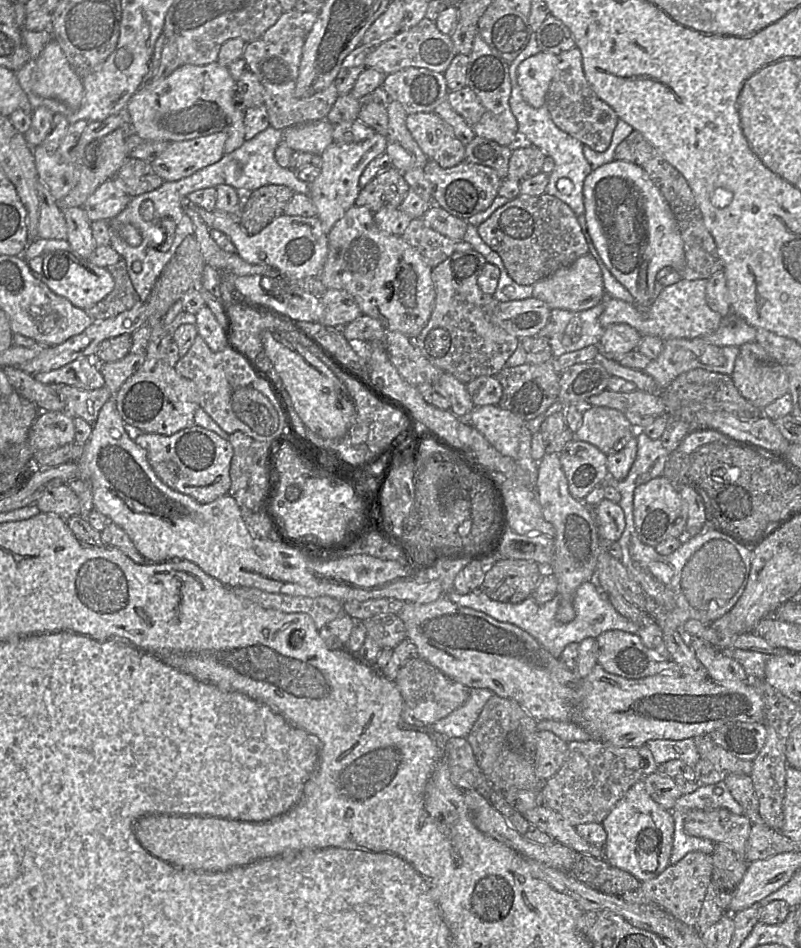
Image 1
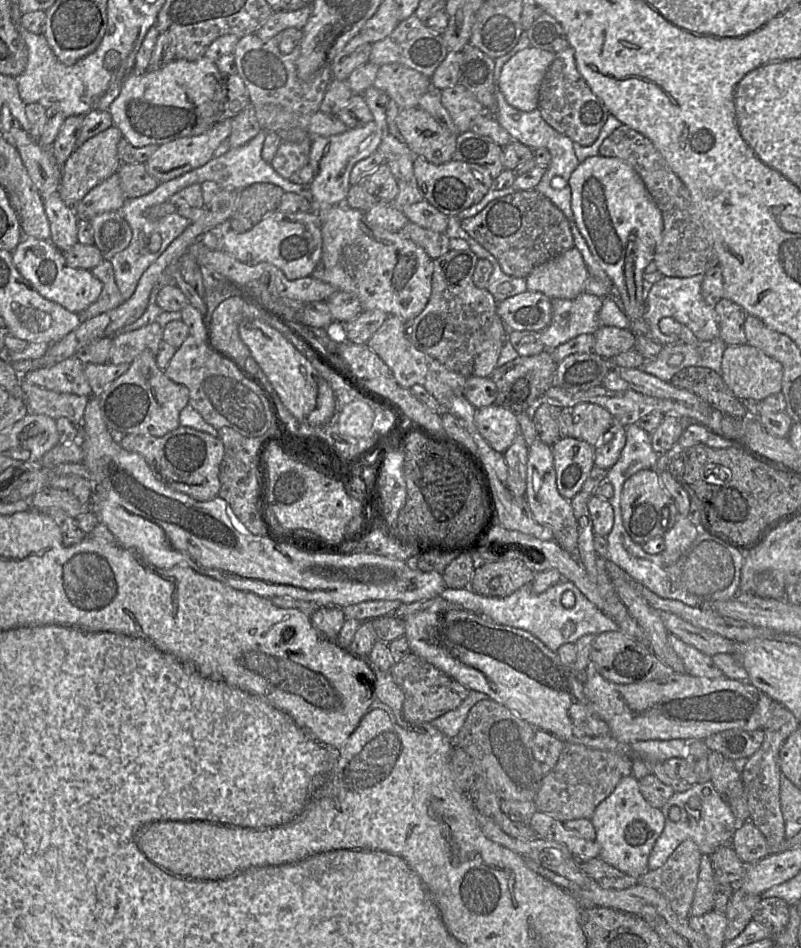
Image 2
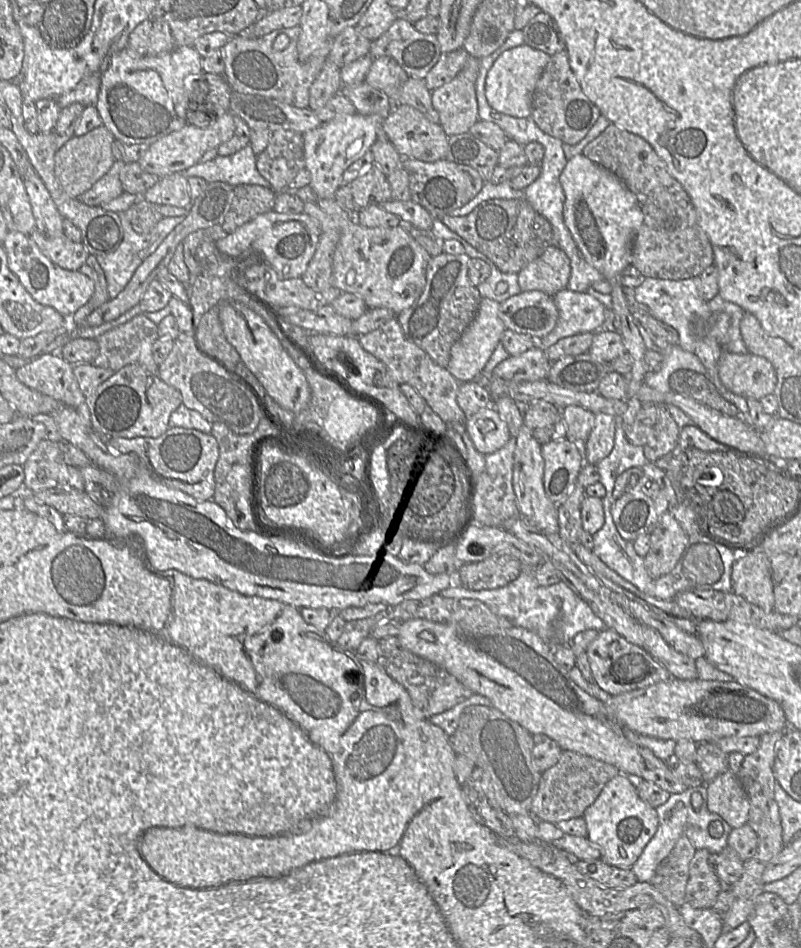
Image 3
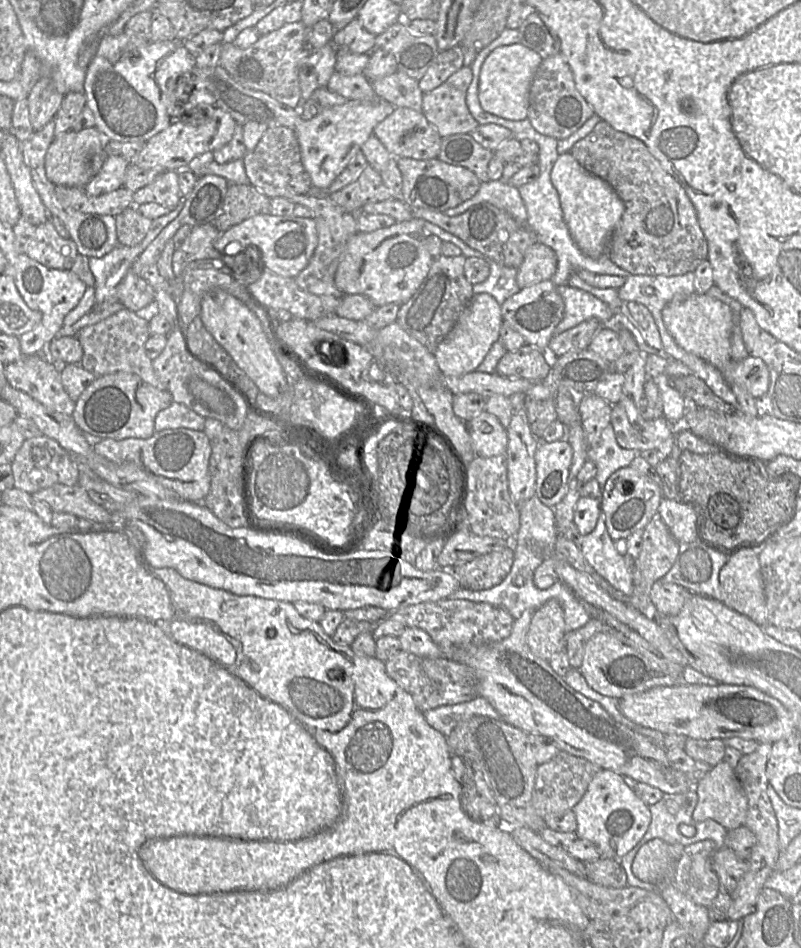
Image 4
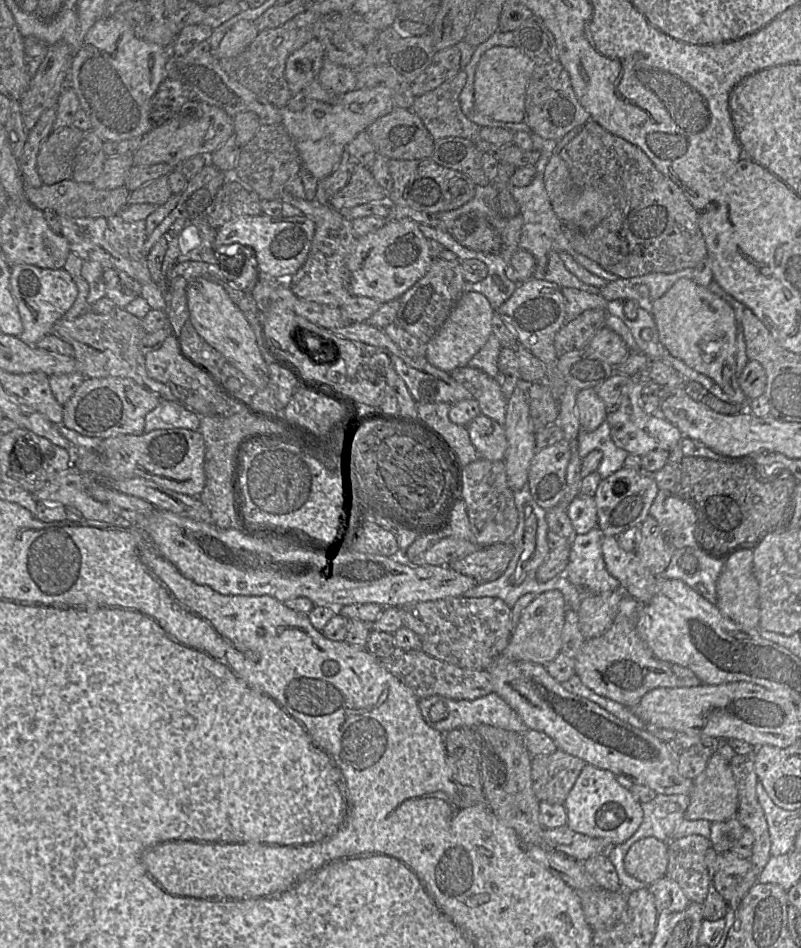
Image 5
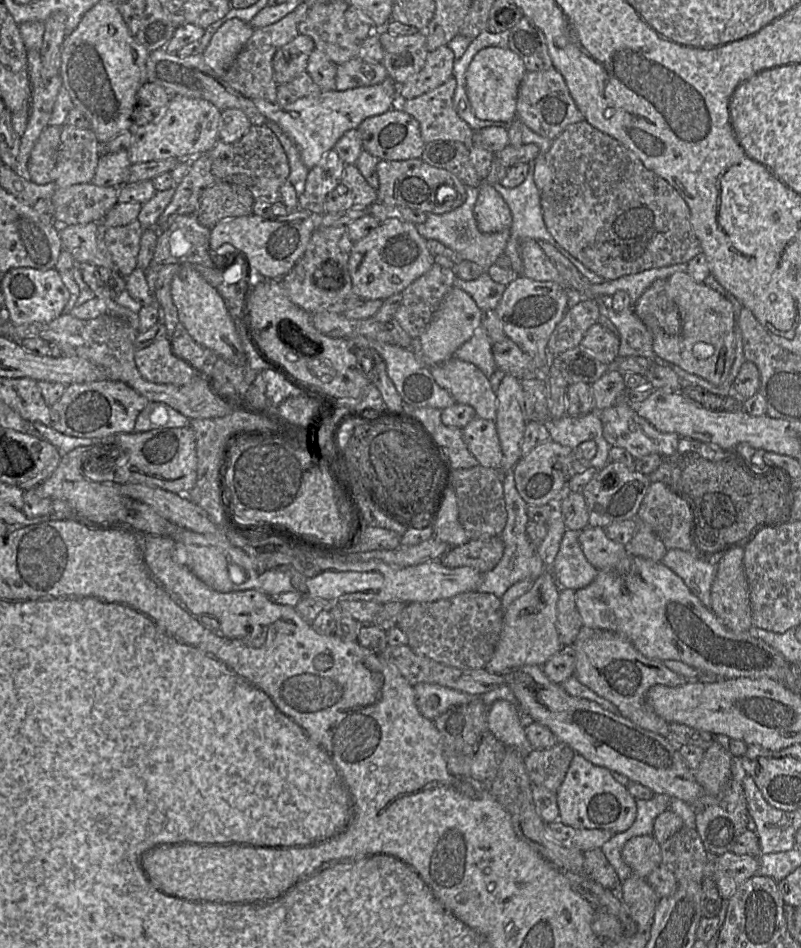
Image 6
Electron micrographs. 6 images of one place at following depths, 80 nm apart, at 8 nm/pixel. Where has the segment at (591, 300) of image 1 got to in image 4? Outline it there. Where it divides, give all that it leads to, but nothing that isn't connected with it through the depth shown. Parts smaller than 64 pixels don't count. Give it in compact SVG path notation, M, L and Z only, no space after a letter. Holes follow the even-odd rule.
M536 243L525 253L524 261L517 269L516 282L524 288L542 281L552 280L557 270L557 256L553 249Z

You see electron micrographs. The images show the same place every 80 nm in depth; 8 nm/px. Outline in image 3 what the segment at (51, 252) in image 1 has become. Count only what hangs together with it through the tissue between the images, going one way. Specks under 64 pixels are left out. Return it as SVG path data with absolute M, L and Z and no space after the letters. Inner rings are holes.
M9 231L2 247L7 254L9 269L37 303L49 306L69 318L93 296L95 285L89 277L80 271L66 270L54 264L40 251L29 235Z

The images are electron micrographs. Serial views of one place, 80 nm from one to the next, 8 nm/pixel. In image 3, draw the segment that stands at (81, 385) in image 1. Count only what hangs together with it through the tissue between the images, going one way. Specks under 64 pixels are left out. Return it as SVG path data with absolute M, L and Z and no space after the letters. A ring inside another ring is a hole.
M40 354L15 373L18 380L30 389L77 410L86 397L79 388L73 368L74 365L59 354Z

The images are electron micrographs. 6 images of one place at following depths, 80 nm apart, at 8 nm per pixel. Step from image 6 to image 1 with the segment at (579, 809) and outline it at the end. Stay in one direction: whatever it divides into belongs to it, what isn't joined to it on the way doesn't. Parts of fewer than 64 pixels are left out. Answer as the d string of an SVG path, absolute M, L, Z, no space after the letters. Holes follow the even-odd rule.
M642 780L626 792L601 825L607 834L602 857L612 866L637 878L640 883L654 879L671 864L673 816L671 811L664 810L652 800Z

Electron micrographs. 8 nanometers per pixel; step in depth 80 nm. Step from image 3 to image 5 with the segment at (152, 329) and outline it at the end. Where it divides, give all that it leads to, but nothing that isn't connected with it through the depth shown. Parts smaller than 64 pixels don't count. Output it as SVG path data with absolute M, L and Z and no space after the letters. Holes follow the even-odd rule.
M116 307L107 314L96 314L87 310L74 320L61 319L54 325L50 334L72 345L79 371L86 378L128 378L158 395L162 401L179 403L178 398L167 385L148 375L145 356L140 350L141 341L147 333L143 328L142 320L125 309Z

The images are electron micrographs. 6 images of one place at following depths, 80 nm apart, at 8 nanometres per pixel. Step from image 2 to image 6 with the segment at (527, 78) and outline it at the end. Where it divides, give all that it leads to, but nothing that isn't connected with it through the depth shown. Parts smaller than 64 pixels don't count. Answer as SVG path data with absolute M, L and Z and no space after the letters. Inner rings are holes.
M487 47L480 50L465 74L467 97L475 116L495 122L515 120L518 90L526 72L521 58L509 48Z

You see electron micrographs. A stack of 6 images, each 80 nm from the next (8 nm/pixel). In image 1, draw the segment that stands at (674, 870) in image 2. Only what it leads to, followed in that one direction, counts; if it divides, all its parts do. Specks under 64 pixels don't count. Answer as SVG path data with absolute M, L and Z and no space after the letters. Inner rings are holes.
M698 851L689 852L678 862L670 864L654 879L641 882L638 889L648 900L646 904L656 904L681 922L696 926L704 898L712 883L711 872L711 855Z

